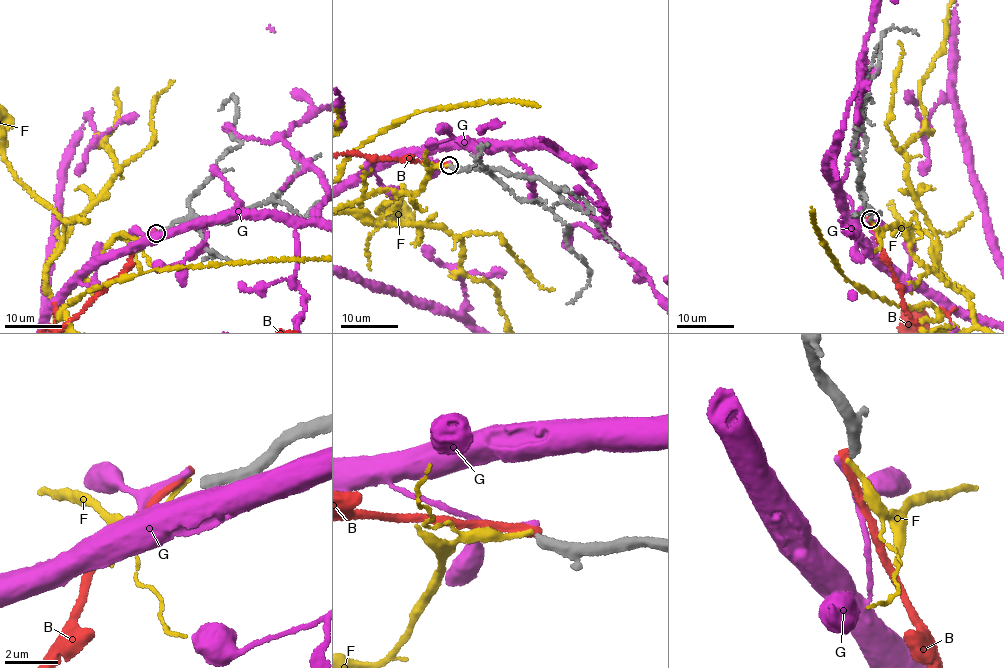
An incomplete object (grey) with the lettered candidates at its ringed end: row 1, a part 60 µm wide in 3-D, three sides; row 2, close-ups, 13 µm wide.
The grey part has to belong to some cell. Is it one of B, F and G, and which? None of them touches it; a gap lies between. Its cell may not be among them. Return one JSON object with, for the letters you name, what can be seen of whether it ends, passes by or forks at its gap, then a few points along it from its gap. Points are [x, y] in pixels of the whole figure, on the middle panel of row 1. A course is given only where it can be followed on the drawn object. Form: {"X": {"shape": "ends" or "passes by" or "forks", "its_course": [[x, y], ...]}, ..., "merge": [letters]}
{"merge": []}

